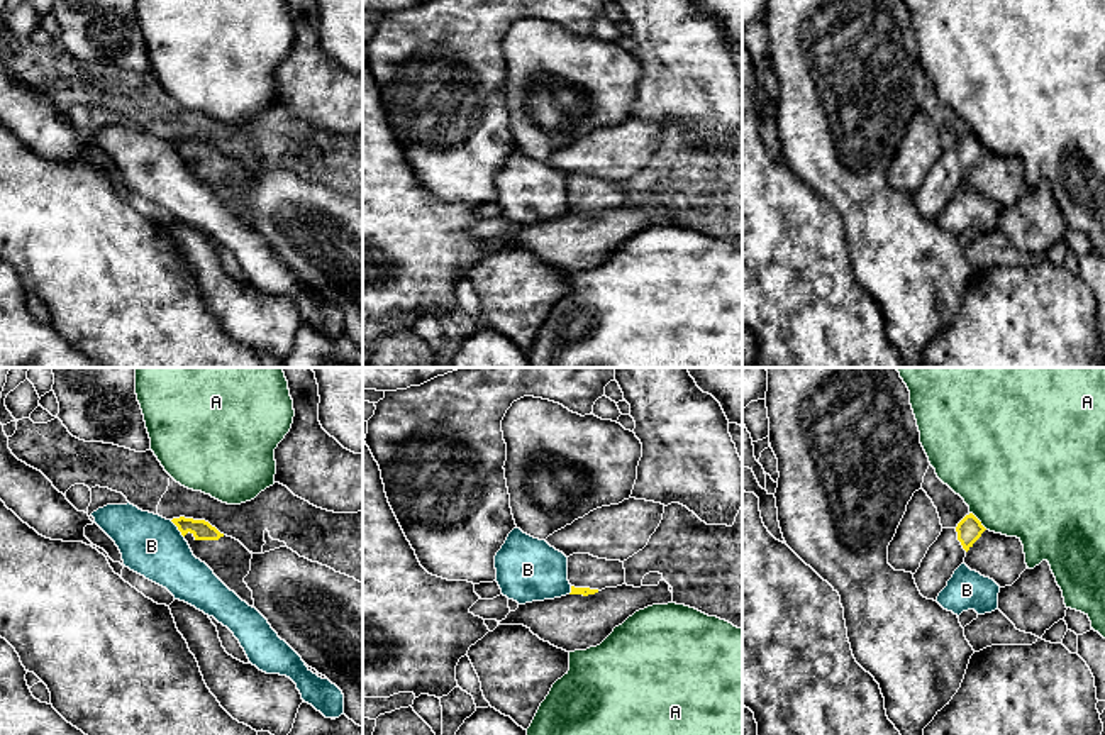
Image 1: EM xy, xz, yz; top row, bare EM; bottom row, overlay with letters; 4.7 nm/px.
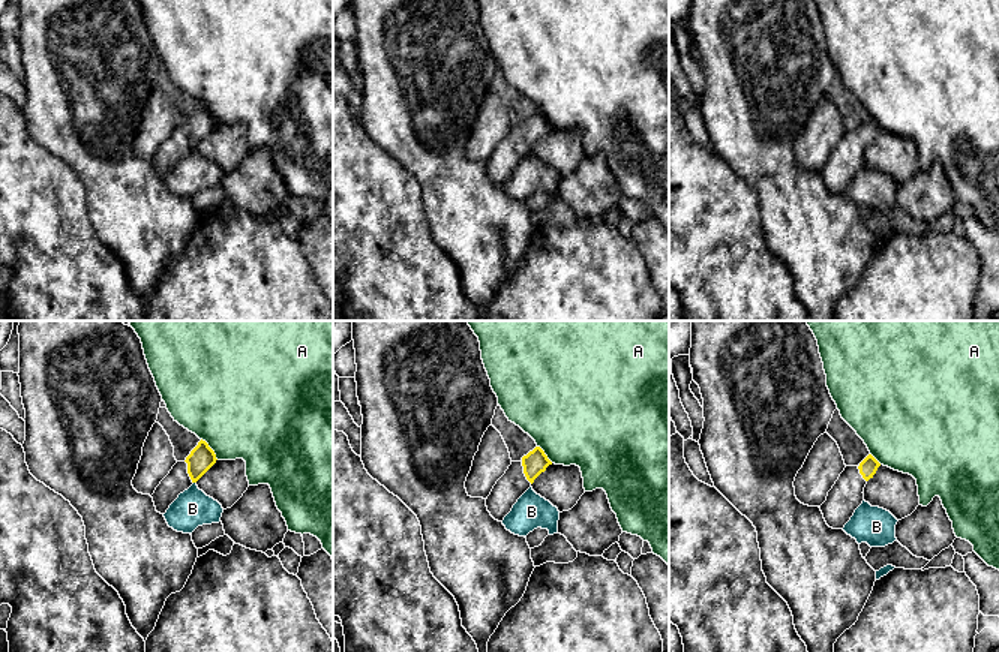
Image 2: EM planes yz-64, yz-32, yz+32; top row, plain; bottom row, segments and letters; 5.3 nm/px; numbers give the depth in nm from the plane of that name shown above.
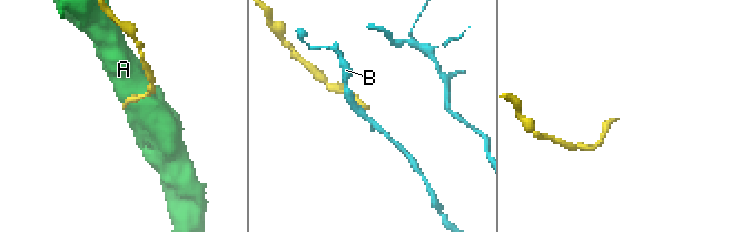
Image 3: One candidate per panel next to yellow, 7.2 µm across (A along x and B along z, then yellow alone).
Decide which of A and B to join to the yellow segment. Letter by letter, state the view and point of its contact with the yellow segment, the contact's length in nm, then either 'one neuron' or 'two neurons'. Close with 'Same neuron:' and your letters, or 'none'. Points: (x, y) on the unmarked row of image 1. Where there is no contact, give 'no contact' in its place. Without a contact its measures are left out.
A: yz (978, 141) | 120 nm | two neurons
B: xy (178, 149) | 110 nm | two neurons
Same neuron: none

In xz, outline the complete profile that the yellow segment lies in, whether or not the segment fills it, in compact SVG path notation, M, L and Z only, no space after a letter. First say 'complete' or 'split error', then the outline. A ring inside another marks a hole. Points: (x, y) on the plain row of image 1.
split error; M590 174L568 178L569 215L595 215L605 208L625 205L625 190L620 181L598 180Z

